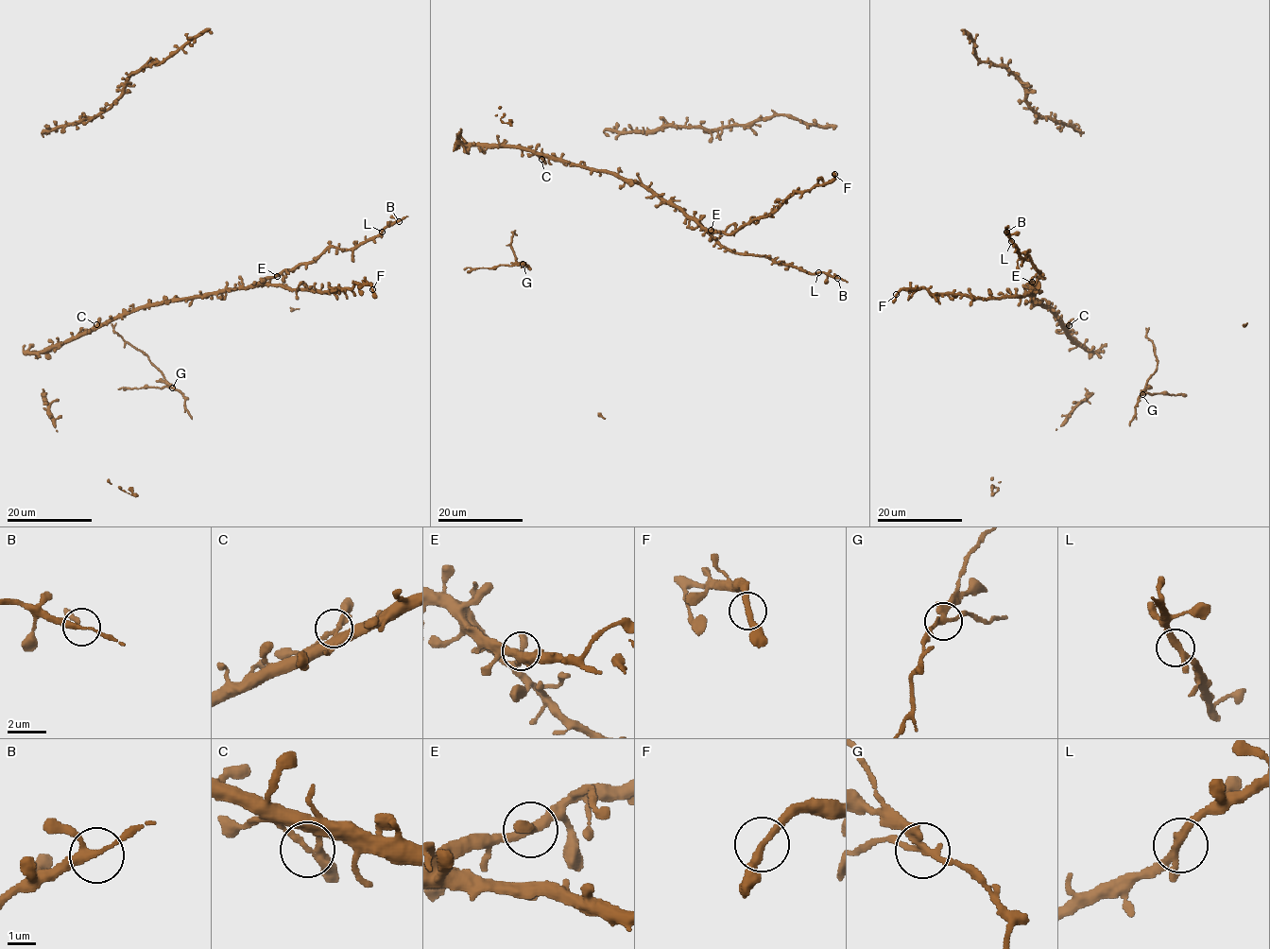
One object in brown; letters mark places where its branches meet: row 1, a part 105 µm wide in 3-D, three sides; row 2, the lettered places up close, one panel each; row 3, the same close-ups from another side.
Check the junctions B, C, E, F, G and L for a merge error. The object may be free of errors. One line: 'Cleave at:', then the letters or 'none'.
Cleave at: G

